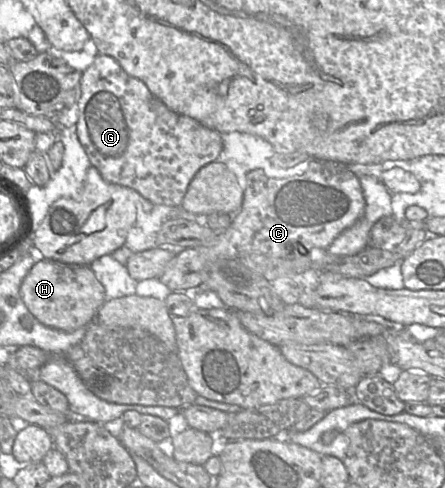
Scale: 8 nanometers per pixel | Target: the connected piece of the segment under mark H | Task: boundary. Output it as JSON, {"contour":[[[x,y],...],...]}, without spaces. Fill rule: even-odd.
{"contour":[[[40,256],[22,281],[20,295],[28,310],[39,322],[63,331],[74,331],[95,320],[99,308],[107,300],[103,285],[88,265],[64,263]]]}

